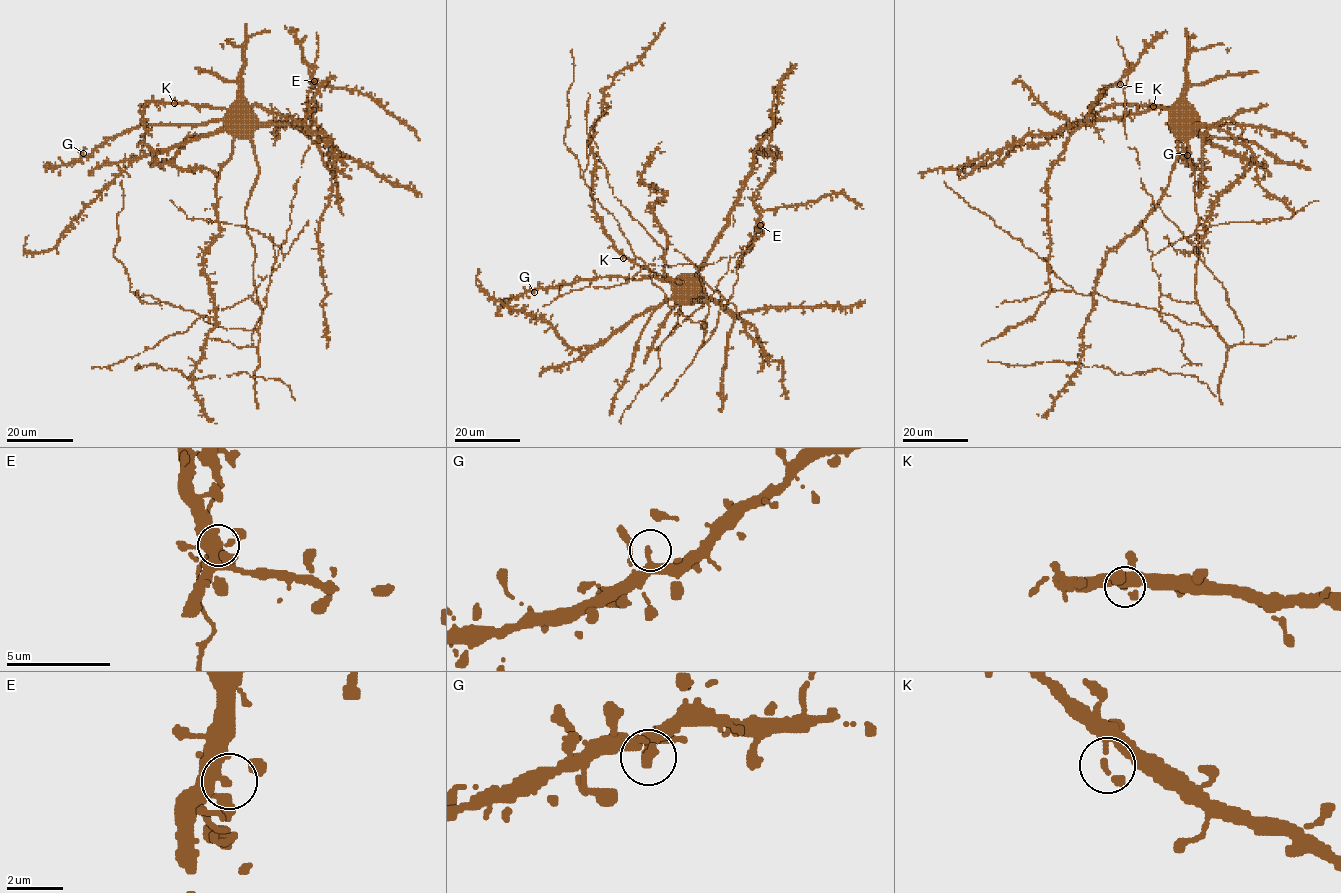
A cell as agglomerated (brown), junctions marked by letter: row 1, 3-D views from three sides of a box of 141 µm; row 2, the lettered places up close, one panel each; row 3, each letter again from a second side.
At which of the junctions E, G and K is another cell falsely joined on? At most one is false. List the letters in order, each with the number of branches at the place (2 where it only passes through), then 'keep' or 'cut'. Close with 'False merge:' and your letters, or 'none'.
E: 1 branches meet; keep
G: 1 branches meet; keep
K: 1 branches meet; keep
False merge: none

